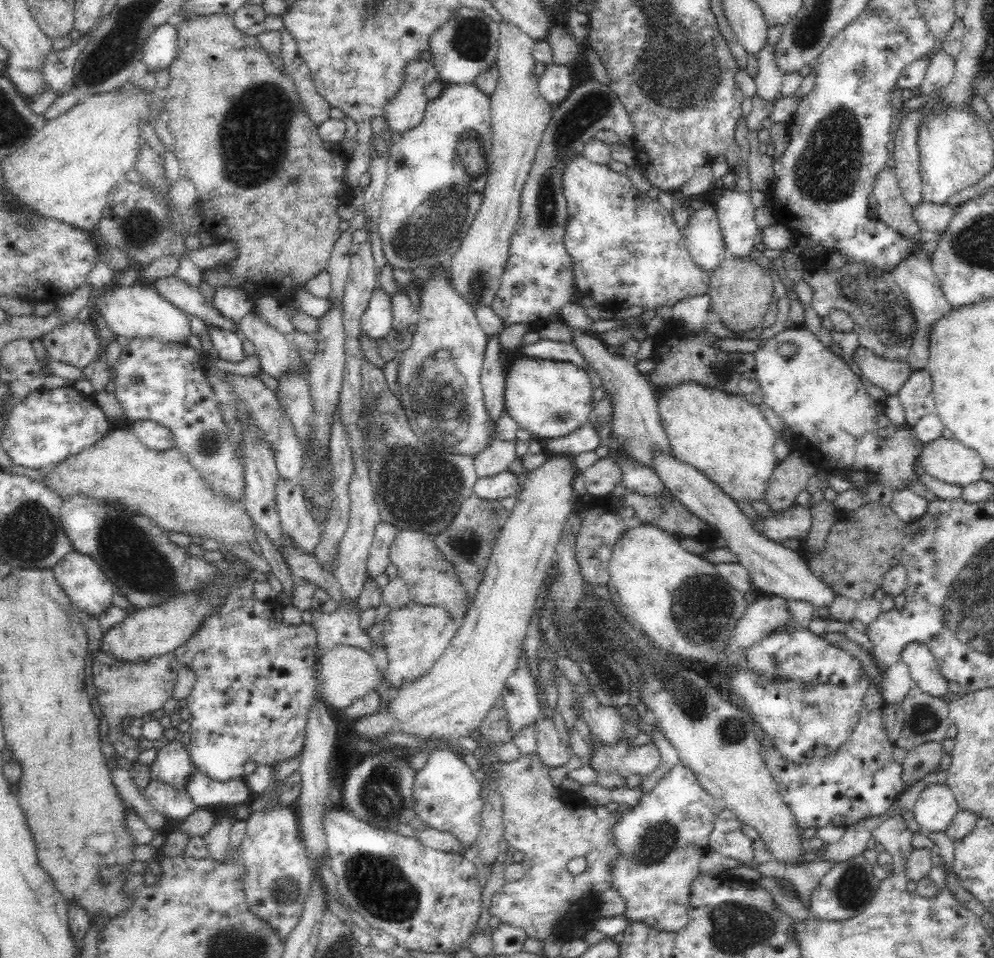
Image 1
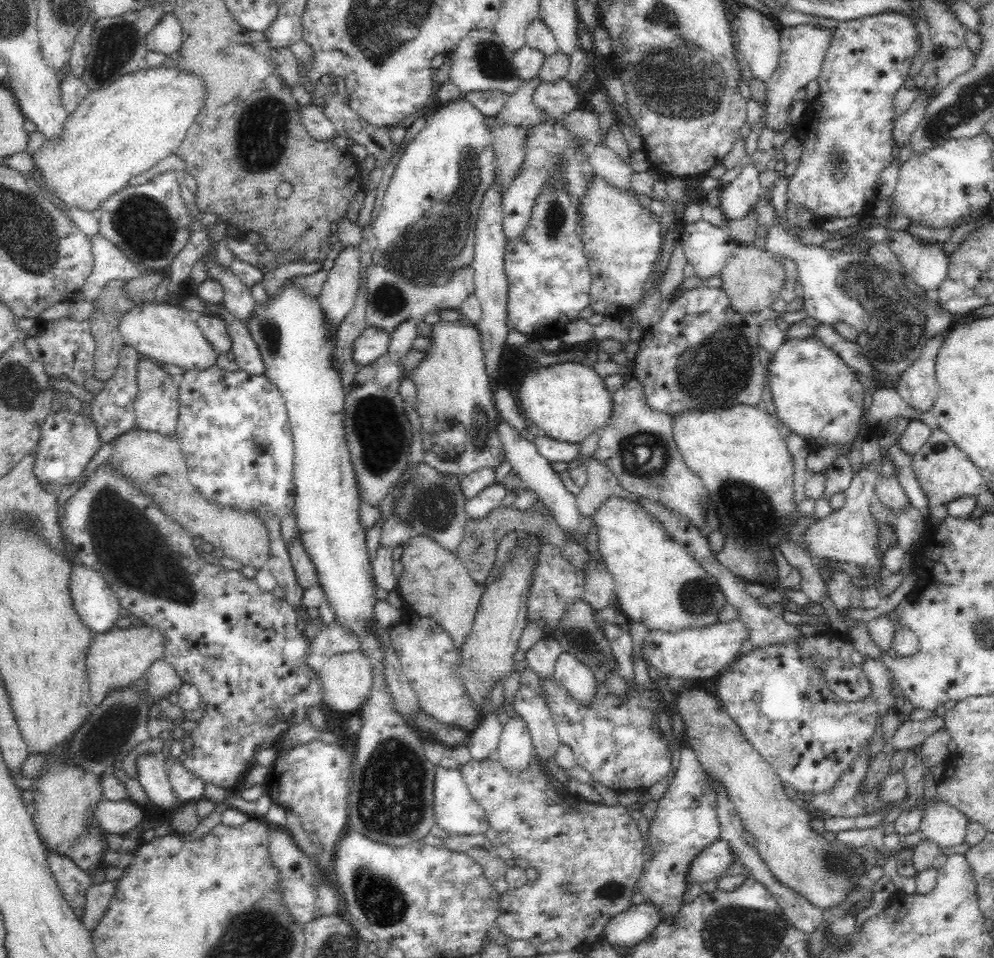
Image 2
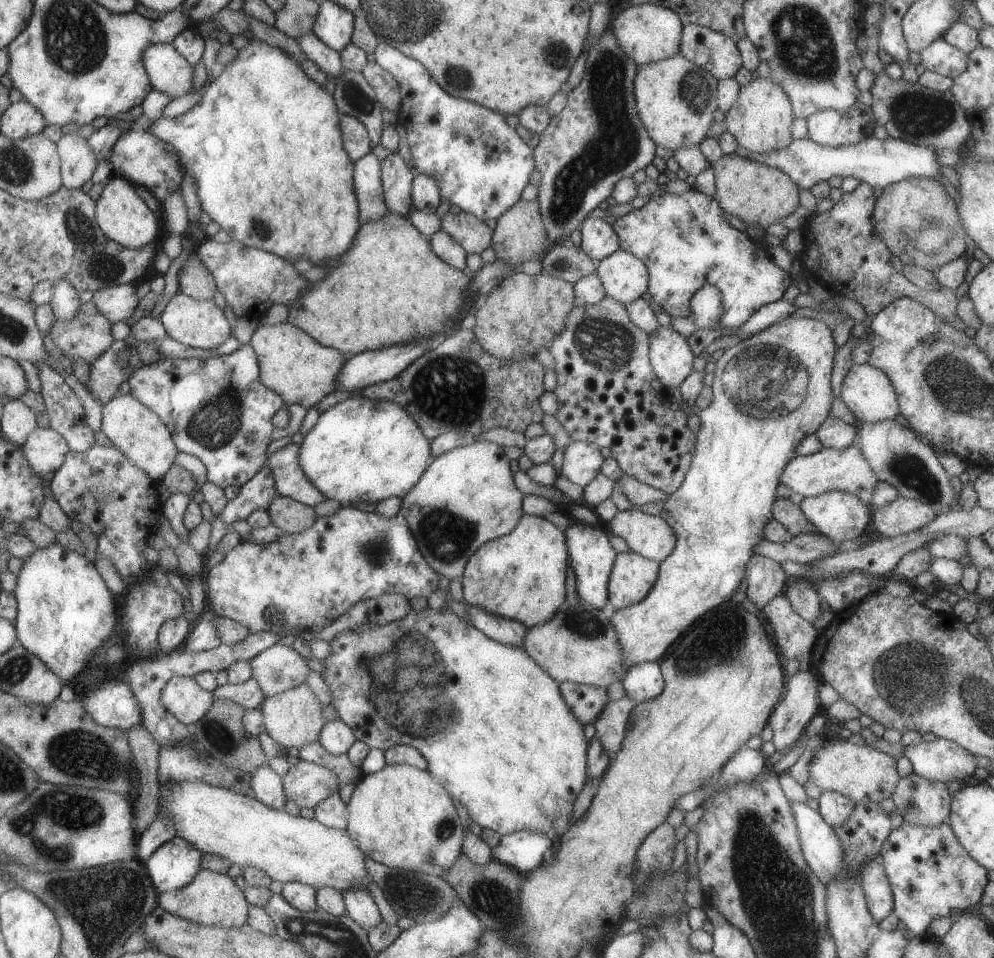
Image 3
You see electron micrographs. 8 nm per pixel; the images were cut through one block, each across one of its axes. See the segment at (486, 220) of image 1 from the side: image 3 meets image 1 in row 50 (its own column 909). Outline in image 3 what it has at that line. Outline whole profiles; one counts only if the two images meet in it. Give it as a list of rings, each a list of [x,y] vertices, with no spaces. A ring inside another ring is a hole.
[[[900,495],[890,504],[883,508],[877,508],[872,513],[873,528],[879,532],[883,539],[919,530],[937,516],[931,506],[912,499],[902,498]]]

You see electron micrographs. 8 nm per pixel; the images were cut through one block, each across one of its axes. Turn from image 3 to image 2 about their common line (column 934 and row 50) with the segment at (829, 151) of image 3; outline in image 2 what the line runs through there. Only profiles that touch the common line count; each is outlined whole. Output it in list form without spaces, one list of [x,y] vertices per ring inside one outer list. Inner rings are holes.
[[[165,13],[160,21],[146,35],[146,45],[150,51],[158,51],[164,55],[180,51],[183,44],[181,23],[172,13]]]

